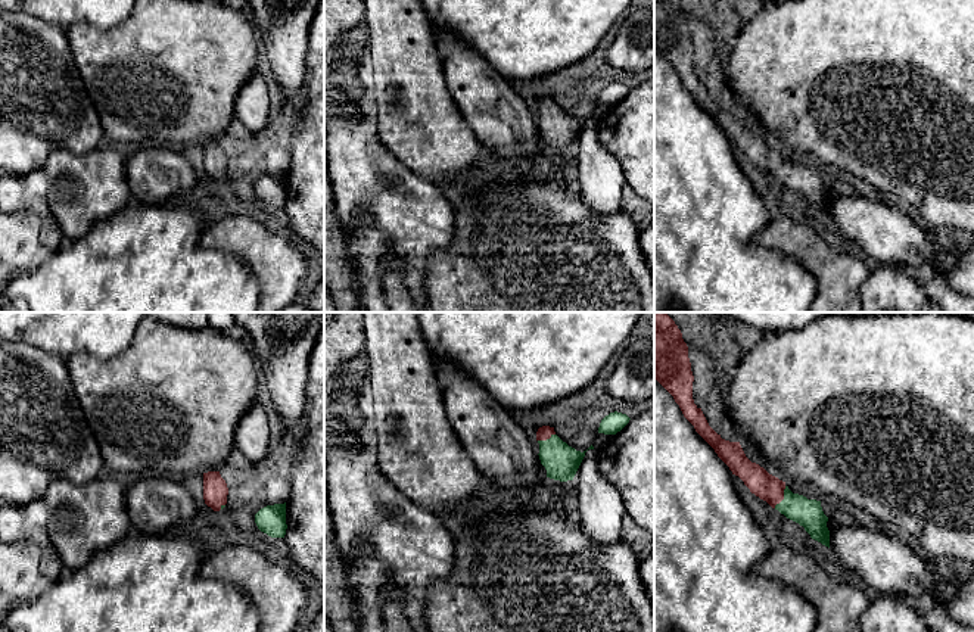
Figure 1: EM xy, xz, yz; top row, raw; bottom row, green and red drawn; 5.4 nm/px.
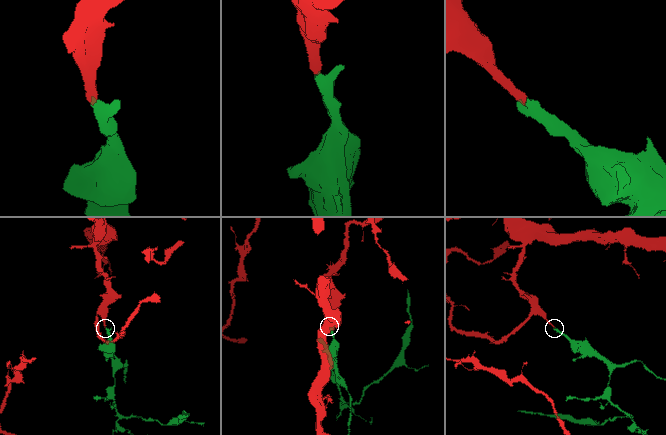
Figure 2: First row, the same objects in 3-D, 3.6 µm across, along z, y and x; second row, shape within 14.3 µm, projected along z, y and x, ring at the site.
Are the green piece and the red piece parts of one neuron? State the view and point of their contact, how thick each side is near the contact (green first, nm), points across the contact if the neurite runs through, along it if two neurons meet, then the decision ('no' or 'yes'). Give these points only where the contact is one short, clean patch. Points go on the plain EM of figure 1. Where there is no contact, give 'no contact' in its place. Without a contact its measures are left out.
yz (784, 167) | 160/140 nm | across yz (808, 183), (794, 177), (784, 167), (764, 155) | yes

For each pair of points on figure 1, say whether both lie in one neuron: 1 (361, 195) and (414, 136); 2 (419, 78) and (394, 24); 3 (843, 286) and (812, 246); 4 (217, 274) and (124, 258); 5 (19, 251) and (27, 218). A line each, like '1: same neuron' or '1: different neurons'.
1: different neurons
2: same neuron
3: same neuron
4: same neuron
5: same neuron

